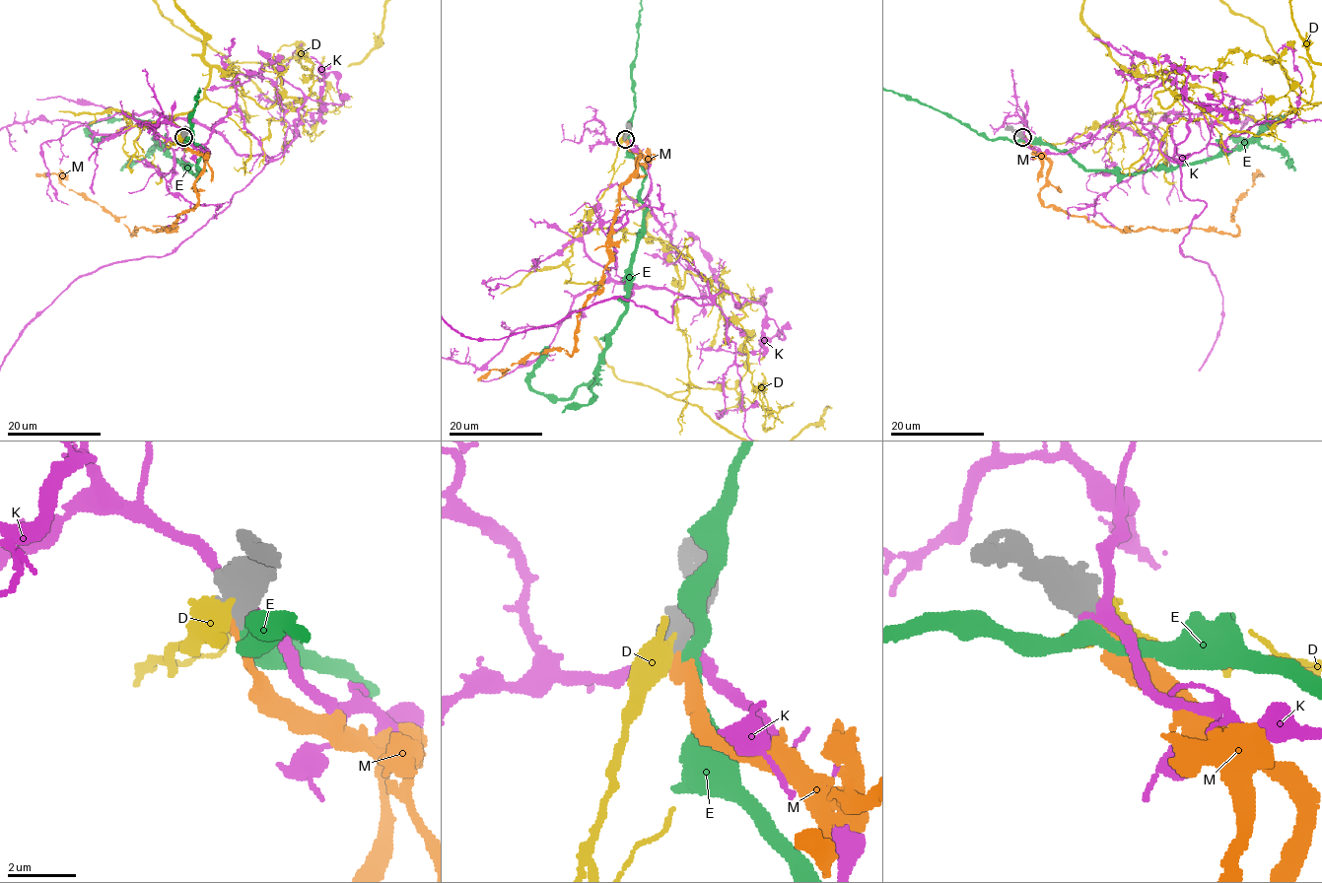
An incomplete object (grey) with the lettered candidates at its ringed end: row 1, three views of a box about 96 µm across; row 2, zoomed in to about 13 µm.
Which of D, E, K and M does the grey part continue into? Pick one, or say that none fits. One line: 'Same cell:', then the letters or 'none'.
Same cell: M

